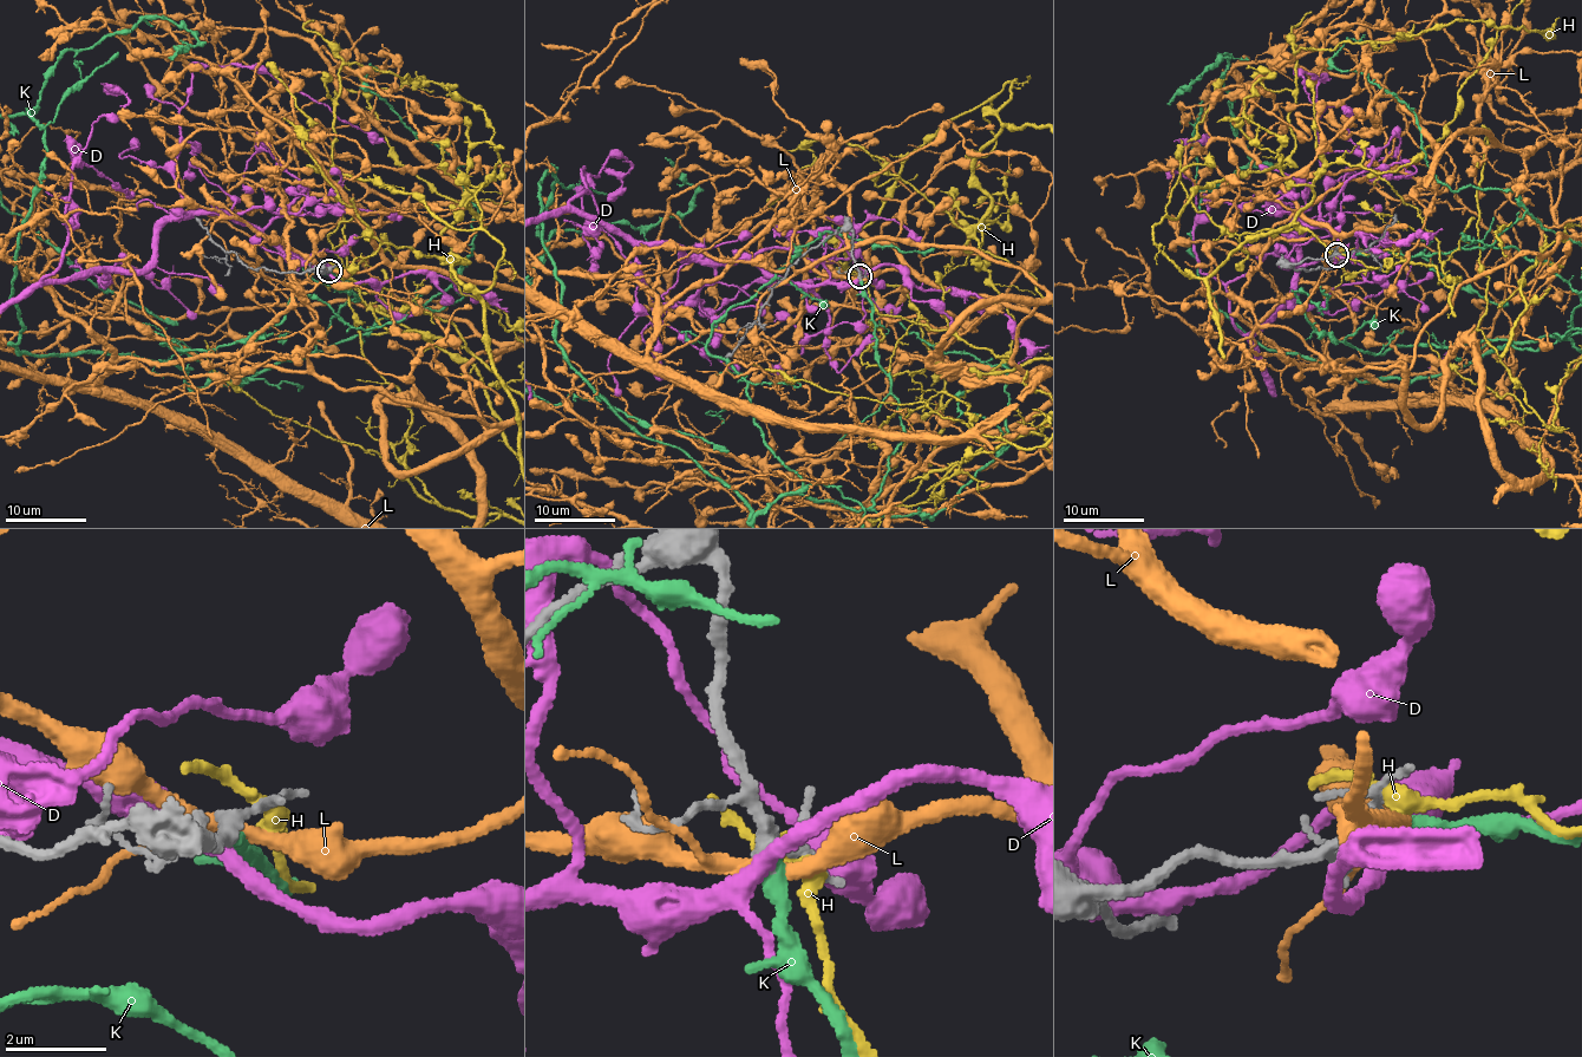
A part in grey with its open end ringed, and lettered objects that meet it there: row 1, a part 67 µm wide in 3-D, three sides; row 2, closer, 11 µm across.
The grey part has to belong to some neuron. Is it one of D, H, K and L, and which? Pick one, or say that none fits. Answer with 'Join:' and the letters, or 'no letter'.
Join: K

